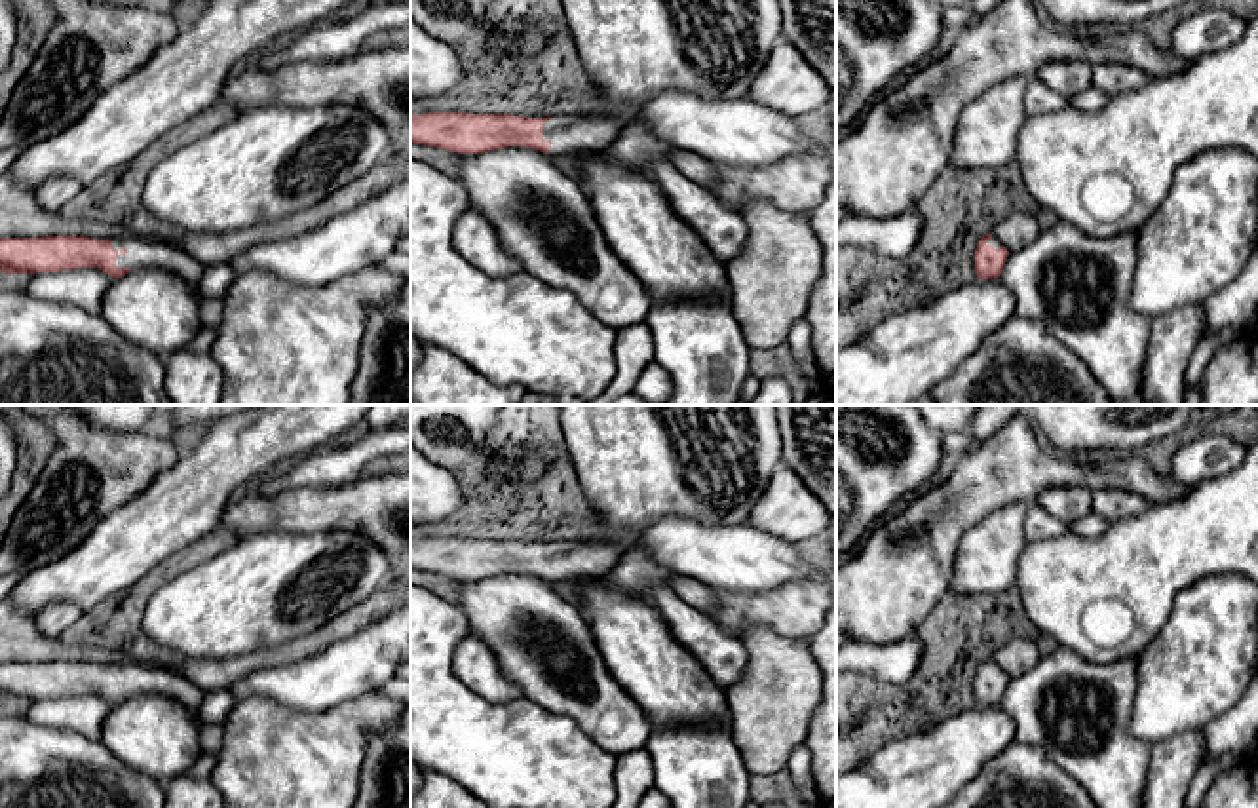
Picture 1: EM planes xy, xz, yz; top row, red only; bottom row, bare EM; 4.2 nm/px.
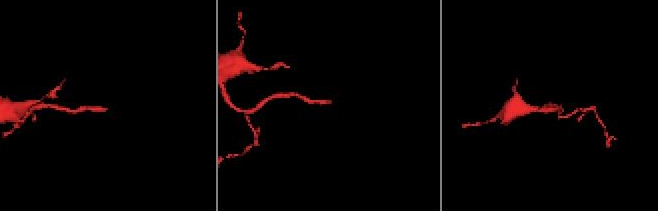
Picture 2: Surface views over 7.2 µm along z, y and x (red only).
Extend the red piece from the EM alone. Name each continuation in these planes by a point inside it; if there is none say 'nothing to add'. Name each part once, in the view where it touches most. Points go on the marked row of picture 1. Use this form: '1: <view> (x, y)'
1: xy (141, 253)

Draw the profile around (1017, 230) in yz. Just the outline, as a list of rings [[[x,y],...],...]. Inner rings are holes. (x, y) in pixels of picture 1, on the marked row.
[[[1013,213],[1003,219],[992,236],[1009,251],[1020,251],[1032,243],[1041,232],[1036,213]]]

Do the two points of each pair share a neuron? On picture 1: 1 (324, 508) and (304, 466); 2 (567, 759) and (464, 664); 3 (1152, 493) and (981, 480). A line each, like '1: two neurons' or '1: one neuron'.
1: two neurons
2: two neurons
3: one neuron

